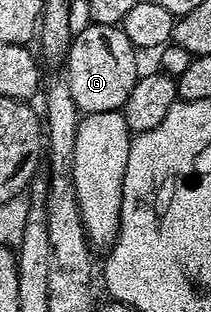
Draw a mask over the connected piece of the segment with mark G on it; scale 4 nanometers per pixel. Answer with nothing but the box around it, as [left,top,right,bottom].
[64,23,140,113]

